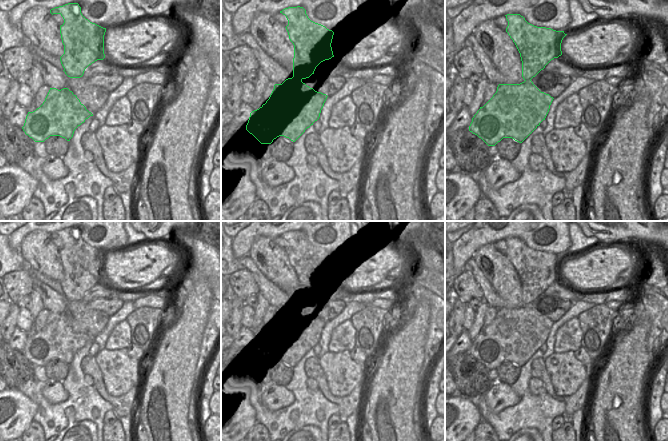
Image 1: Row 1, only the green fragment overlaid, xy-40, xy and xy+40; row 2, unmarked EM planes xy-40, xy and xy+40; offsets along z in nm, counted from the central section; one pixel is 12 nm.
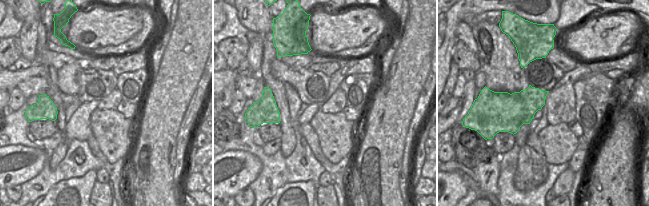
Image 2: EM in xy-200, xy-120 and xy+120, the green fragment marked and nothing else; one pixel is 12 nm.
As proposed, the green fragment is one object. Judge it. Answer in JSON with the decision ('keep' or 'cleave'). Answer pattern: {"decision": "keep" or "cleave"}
{"decision": "cleave"}

